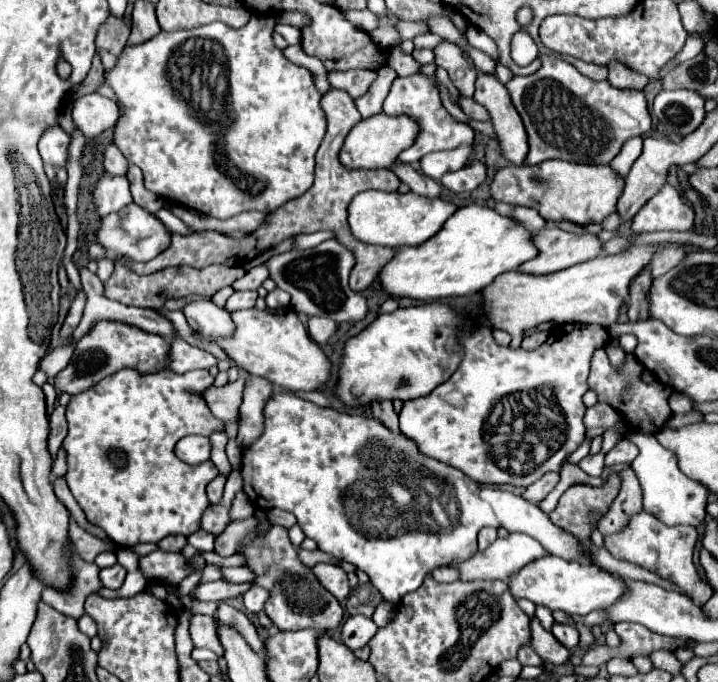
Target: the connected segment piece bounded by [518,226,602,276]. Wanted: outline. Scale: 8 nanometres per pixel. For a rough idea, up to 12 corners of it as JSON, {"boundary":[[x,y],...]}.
{"boundary":[[546,226],[532,236],[538,256],[524,274],[550,274],[596,258],[594,234]]}

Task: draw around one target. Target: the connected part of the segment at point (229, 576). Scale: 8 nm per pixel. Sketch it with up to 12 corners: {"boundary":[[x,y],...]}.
{"boundary":[[248,566],[224,568],[228,582],[252,582]]}

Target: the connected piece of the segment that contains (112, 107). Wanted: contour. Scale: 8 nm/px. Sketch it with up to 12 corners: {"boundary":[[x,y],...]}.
{"boundary":[[100,94],[80,96],[74,124],[90,138],[112,128],[118,104]]}

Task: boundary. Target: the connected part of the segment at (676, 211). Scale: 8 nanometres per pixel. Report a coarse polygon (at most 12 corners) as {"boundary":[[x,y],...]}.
{"boundary":[[670,186],[652,196],[632,220],[636,234],[686,232],[694,210]]}

